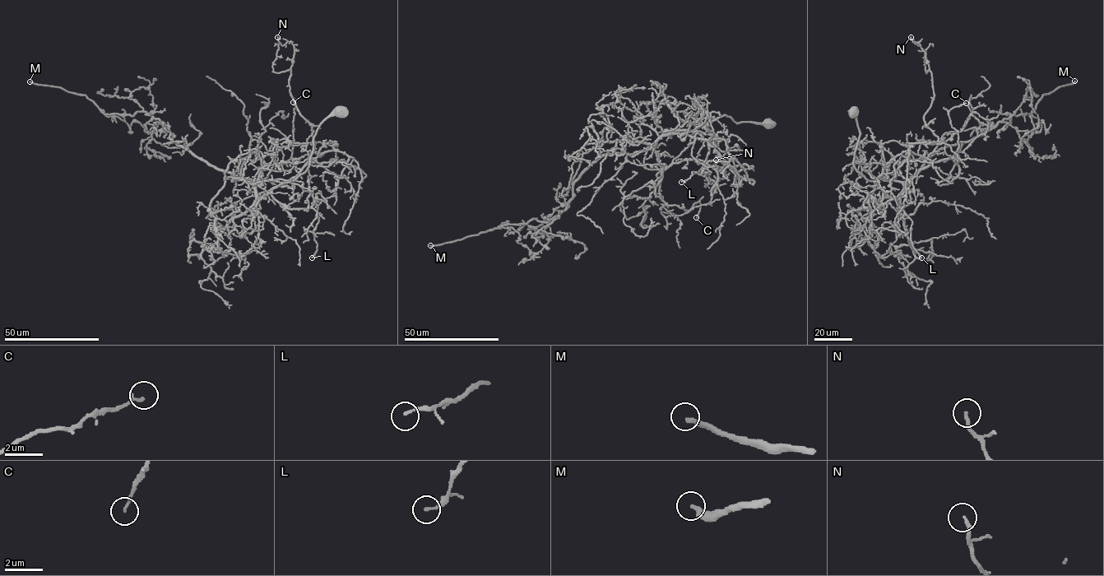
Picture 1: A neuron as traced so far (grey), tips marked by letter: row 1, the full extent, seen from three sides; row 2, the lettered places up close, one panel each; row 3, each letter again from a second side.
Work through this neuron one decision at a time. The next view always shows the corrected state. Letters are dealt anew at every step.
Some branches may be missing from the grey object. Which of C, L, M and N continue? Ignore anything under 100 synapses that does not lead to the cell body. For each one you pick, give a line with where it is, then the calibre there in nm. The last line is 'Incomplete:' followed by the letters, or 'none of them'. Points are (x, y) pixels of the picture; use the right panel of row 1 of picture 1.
M: place (1074, 81); calibre 220 nm
Incomplete: M

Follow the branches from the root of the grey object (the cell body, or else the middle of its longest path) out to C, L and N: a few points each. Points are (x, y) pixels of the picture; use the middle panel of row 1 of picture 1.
C: (767, 122), (723, 115), (659, 137), (660, 181), (629, 197), (651, 182), (668, 205), (700, 201), (696, 217)
L: (767, 122), (723, 115), (694, 129), (747, 178), (730, 159), (710, 160), (681, 182)
N: (767, 122), (723, 115), (655, 148), (662, 176), (709, 164), (712, 197), (716, 160)

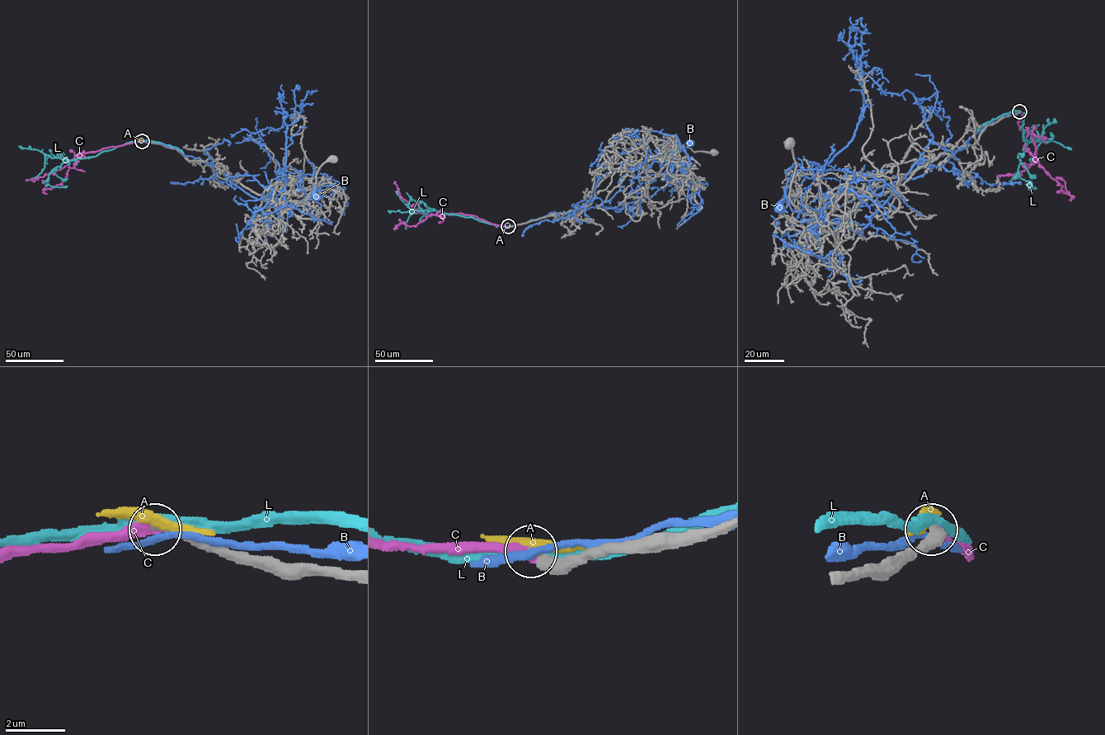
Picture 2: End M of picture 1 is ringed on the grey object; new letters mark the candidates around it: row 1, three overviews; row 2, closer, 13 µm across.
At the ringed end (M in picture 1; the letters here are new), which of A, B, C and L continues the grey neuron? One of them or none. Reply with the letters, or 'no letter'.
C

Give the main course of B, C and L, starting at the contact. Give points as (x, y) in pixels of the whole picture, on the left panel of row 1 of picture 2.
B: (143, 141), (212, 163), (234, 185), (273, 204), (289, 207), (311, 200), (316, 186), (318, 197)
C: (142, 140), (80, 153), (68, 164), (68, 174), (60, 184), (44, 190), (45, 181), (42, 181)
L: (143, 140), (127, 143), (95, 156), (72, 160), (47, 155), (44, 168), (32, 178), (33, 181)

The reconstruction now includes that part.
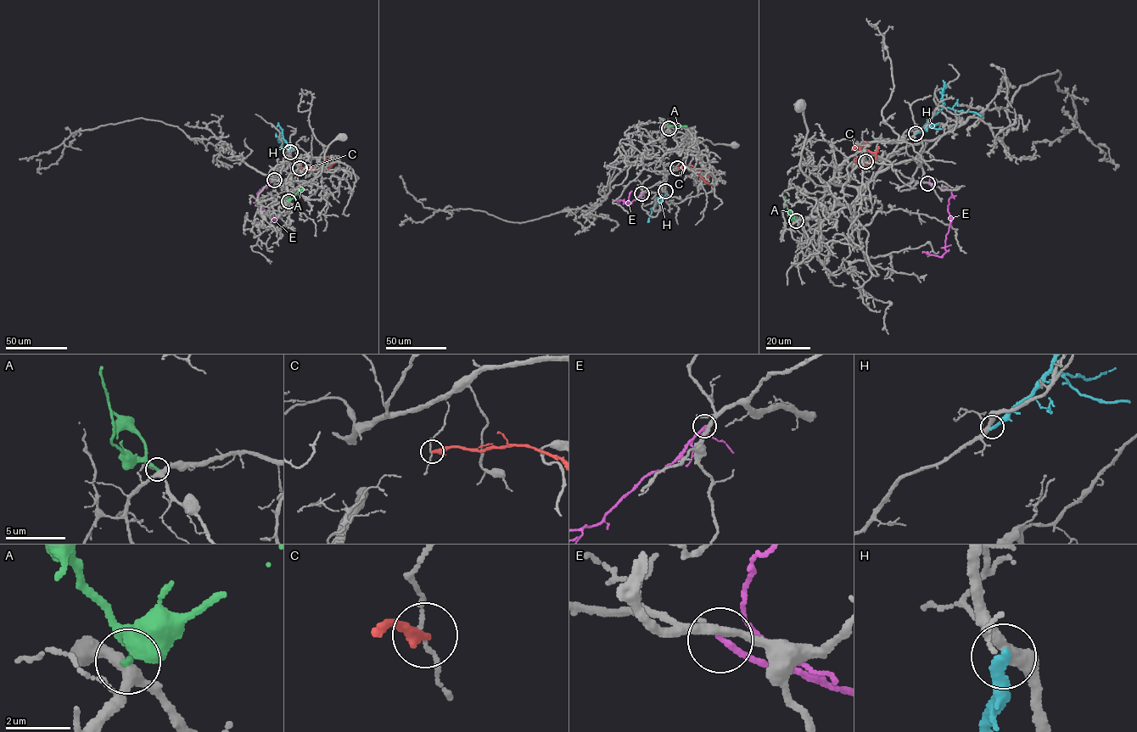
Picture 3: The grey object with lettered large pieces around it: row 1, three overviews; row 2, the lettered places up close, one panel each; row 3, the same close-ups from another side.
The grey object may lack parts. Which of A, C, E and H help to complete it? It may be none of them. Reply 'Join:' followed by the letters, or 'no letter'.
Join: no letter

